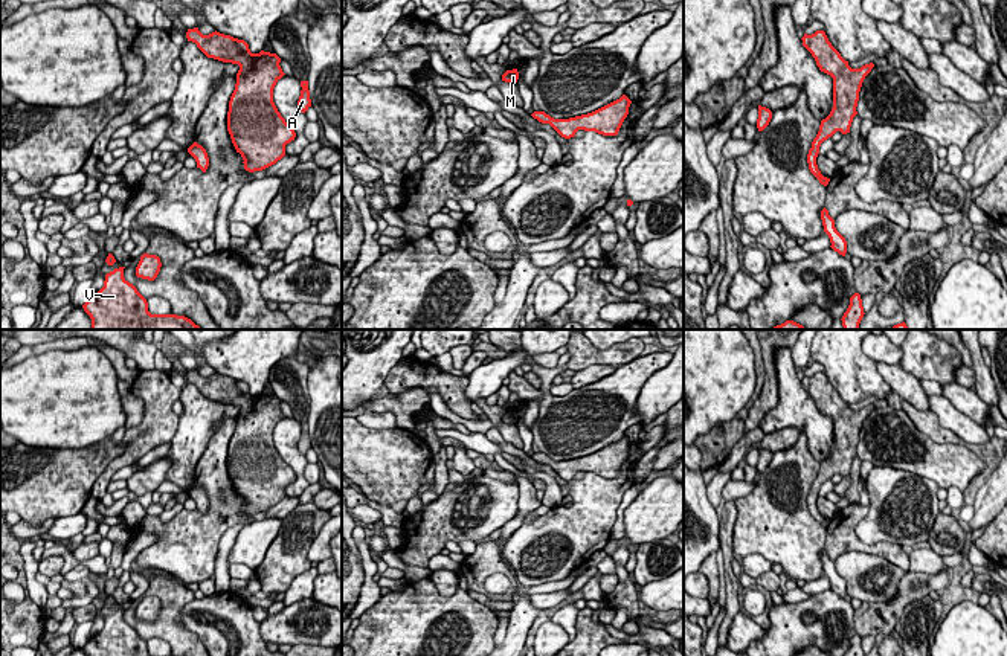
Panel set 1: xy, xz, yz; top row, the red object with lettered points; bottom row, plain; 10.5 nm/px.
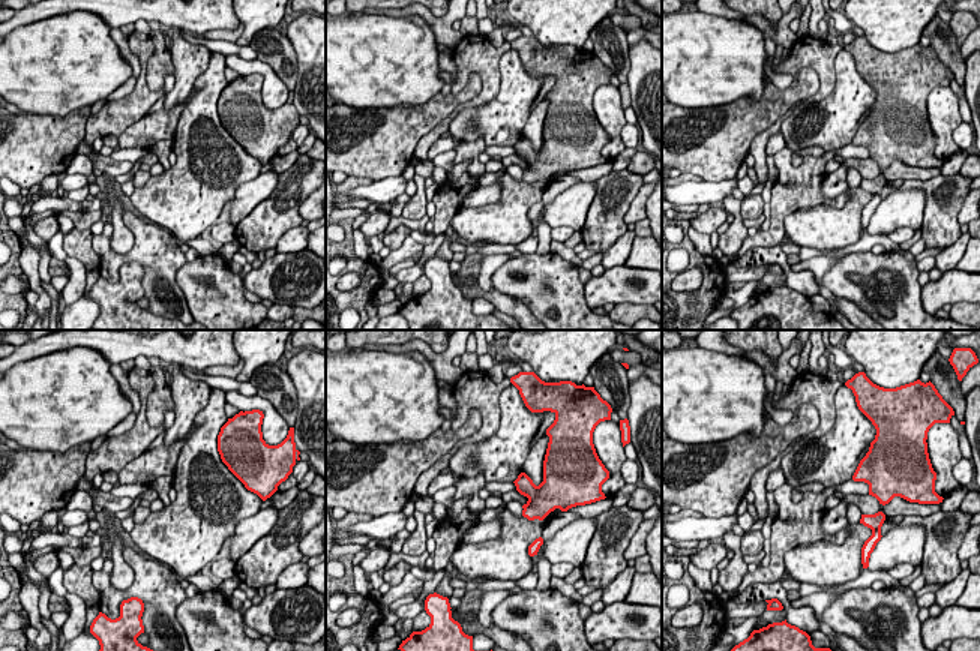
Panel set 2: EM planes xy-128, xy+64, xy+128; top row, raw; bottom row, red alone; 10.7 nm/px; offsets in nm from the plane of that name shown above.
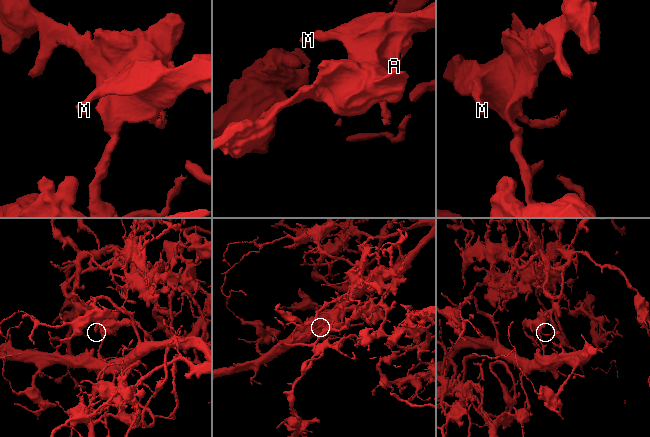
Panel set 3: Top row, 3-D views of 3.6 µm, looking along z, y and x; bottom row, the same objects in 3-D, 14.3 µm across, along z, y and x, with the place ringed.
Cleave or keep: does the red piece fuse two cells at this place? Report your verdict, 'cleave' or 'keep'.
cleave

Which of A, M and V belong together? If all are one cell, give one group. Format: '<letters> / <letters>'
A M / V

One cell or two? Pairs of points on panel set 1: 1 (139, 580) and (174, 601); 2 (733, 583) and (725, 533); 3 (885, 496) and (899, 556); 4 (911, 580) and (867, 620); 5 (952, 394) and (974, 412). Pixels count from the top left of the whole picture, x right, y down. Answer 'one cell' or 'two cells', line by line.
1: two cells
2: one cell
3: two cells
4: one cell
5: one cell

